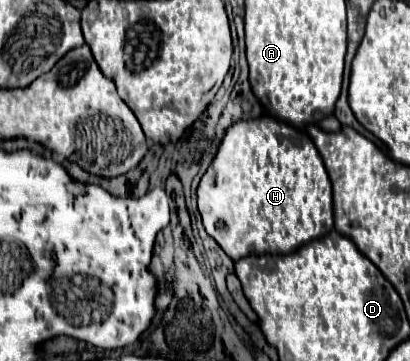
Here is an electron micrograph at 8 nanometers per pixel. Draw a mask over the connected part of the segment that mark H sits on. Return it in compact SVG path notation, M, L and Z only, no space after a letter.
M271 116L237 120L227 128L213 162L199 182L197 196L207 234L217 240L231 260L249 256L251 248L257 254L287 254L333 228L331 182L313 140L291 124Z

